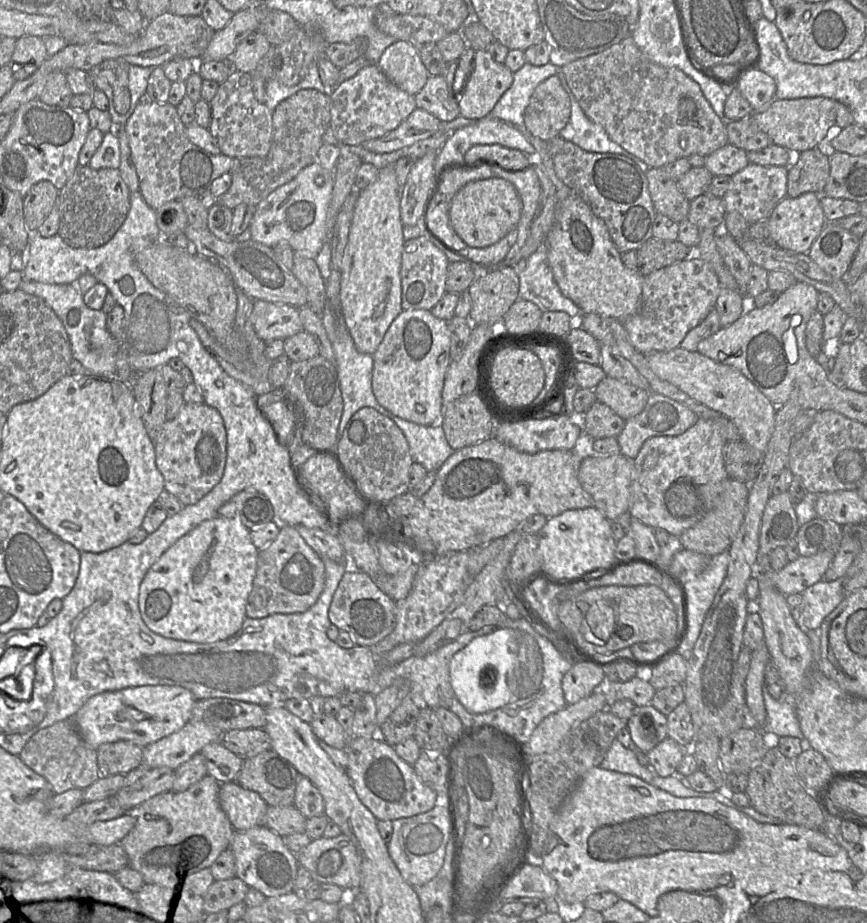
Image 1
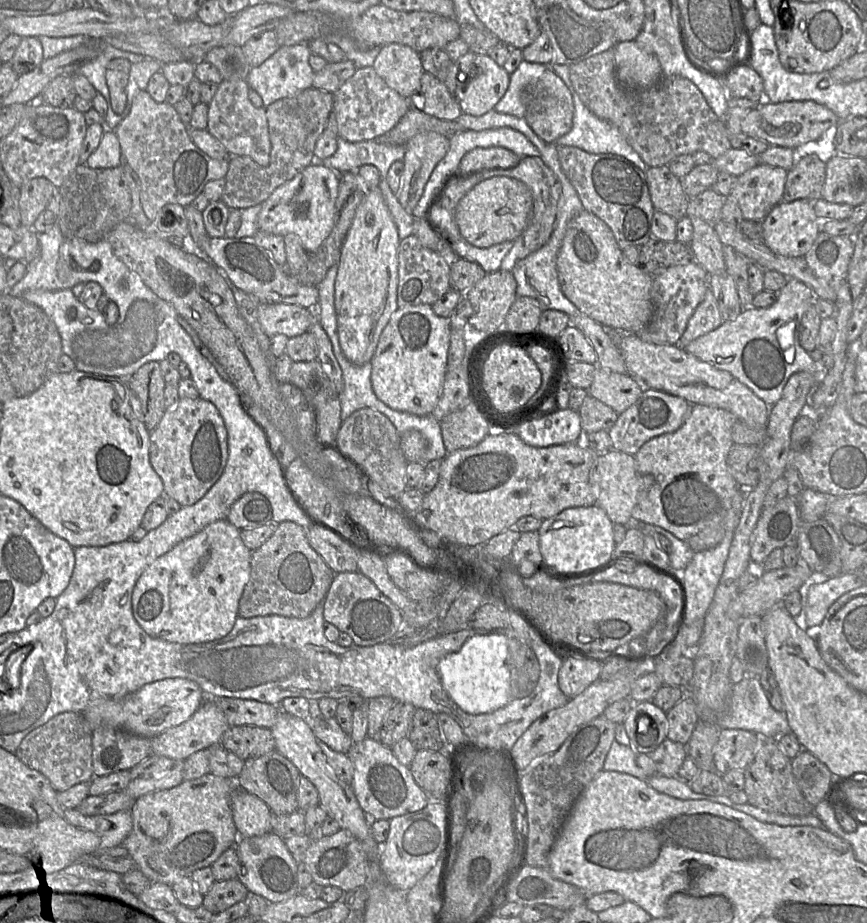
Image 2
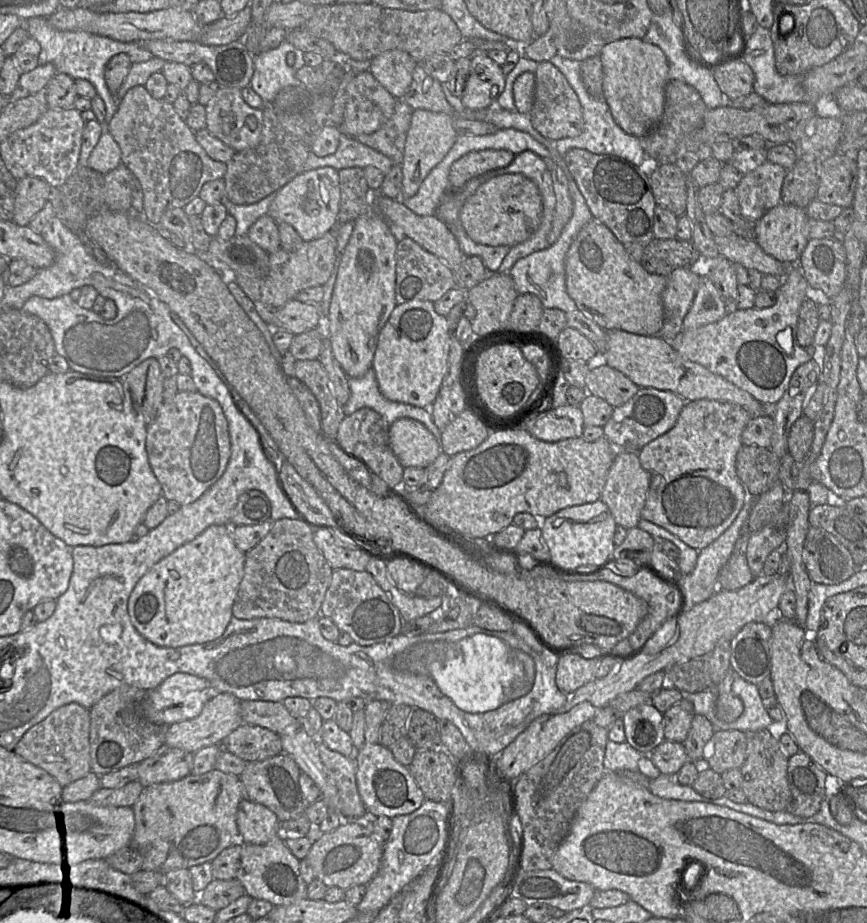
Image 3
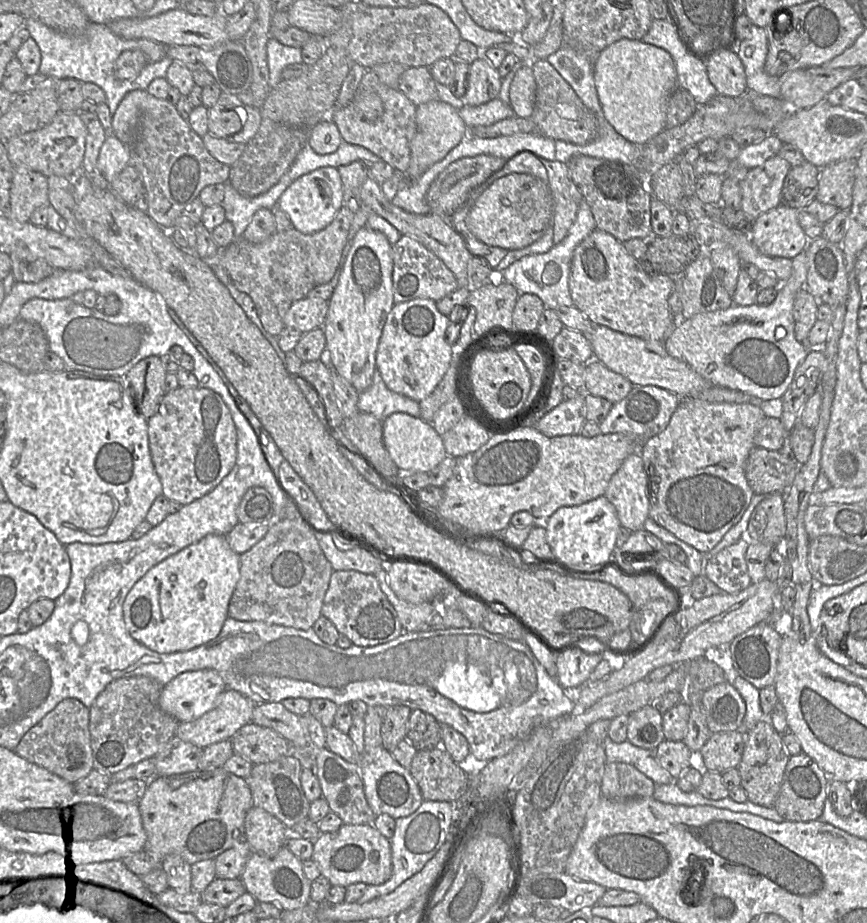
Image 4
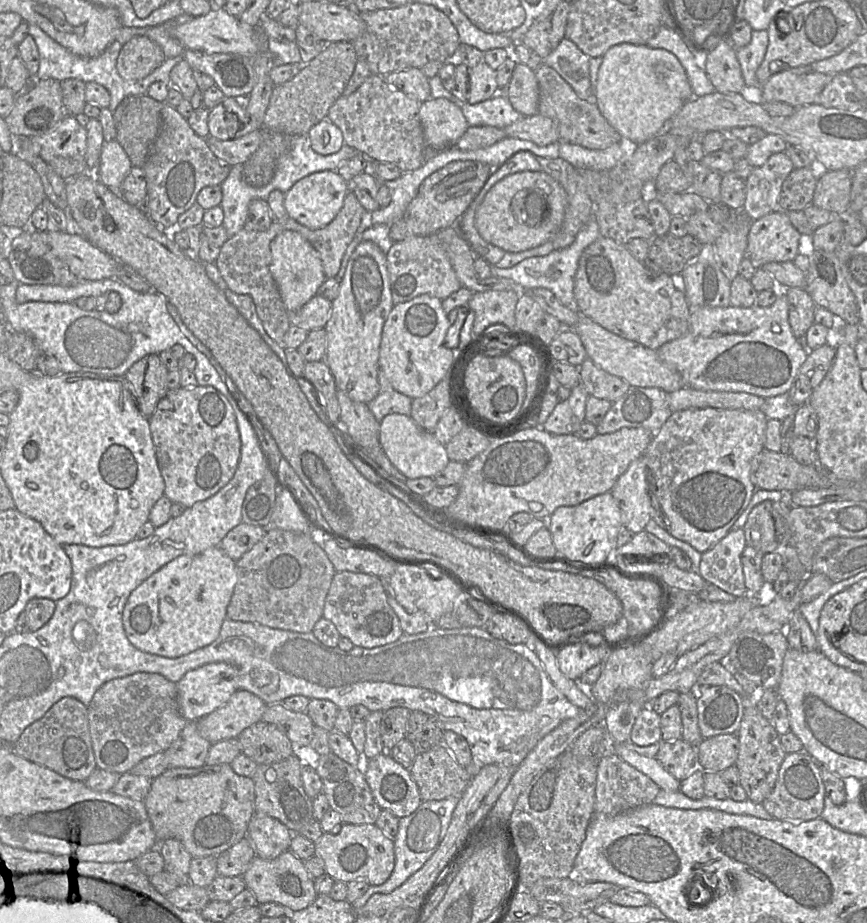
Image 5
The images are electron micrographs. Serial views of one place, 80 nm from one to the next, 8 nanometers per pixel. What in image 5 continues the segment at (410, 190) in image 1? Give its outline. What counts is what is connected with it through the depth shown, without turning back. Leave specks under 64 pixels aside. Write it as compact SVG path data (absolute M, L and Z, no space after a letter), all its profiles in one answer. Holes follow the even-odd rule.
M446 98L422 102L419 118L426 144L438 153L454 147L469 128L461 107Z

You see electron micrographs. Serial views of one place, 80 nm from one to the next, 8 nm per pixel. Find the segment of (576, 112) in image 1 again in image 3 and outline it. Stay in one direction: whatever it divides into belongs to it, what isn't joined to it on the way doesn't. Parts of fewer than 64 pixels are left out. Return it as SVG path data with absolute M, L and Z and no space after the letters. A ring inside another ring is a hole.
M556 54L550 62L563 74L568 83L578 96L583 108L584 129L583 132L574 138L563 138L555 142L557 152L564 156L570 149L584 149L598 155L610 155L623 158L636 166L649 167L649 161L645 152L640 146L639 138L625 133L621 127L615 122L609 106L604 99L593 98L586 90L580 76L580 61L563 58Z

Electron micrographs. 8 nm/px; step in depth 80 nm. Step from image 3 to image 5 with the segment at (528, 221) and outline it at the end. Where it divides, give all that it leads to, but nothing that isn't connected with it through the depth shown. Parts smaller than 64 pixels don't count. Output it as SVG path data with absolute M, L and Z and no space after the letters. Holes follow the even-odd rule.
M543 170L517 172L501 179L487 192L483 202L476 210L475 227L486 242L503 249L505 252L519 253L552 241L561 229L567 206L567 194L552 176ZM527 189L533 189L543 195L548 203L548 210L546 210L544 218L535 227L519 223L511 210L513 197L519 191Z

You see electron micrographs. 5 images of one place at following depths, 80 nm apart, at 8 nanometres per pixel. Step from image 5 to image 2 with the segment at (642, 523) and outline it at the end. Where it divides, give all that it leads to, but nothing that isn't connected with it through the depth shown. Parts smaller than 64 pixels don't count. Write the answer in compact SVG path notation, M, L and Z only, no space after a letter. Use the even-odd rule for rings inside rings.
M615 450L597 456L590 474L590 484L596 489L597 505L605 510L613 524L624 525L630 521L640 491L648 490L653 483L652 475L643 475L637 471L634 456Z

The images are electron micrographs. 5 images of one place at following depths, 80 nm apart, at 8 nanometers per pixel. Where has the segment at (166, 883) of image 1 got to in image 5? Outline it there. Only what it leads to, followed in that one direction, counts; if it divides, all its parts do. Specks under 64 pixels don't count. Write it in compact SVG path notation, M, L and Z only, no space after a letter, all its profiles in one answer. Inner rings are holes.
M205 764L196 768L169 767L152 780L144 804L158 845L165 839L176 838L193 858L218 856L247 838L249 823L255 815L255 784L251 777L238 775L230 764Z

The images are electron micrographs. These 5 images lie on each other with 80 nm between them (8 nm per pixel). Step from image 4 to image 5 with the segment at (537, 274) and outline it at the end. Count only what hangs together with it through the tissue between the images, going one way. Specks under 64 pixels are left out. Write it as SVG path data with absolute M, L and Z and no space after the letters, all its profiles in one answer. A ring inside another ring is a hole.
M591 219L577 234L574 242L560 250L554 250L544 257L524 259L512 268L501 269L490 265L494 277L508 278L525 290L544 288L551 291L557 300L566 307L574 307L574 284L579 260L585 249L600 237L599 227L595 219Z

